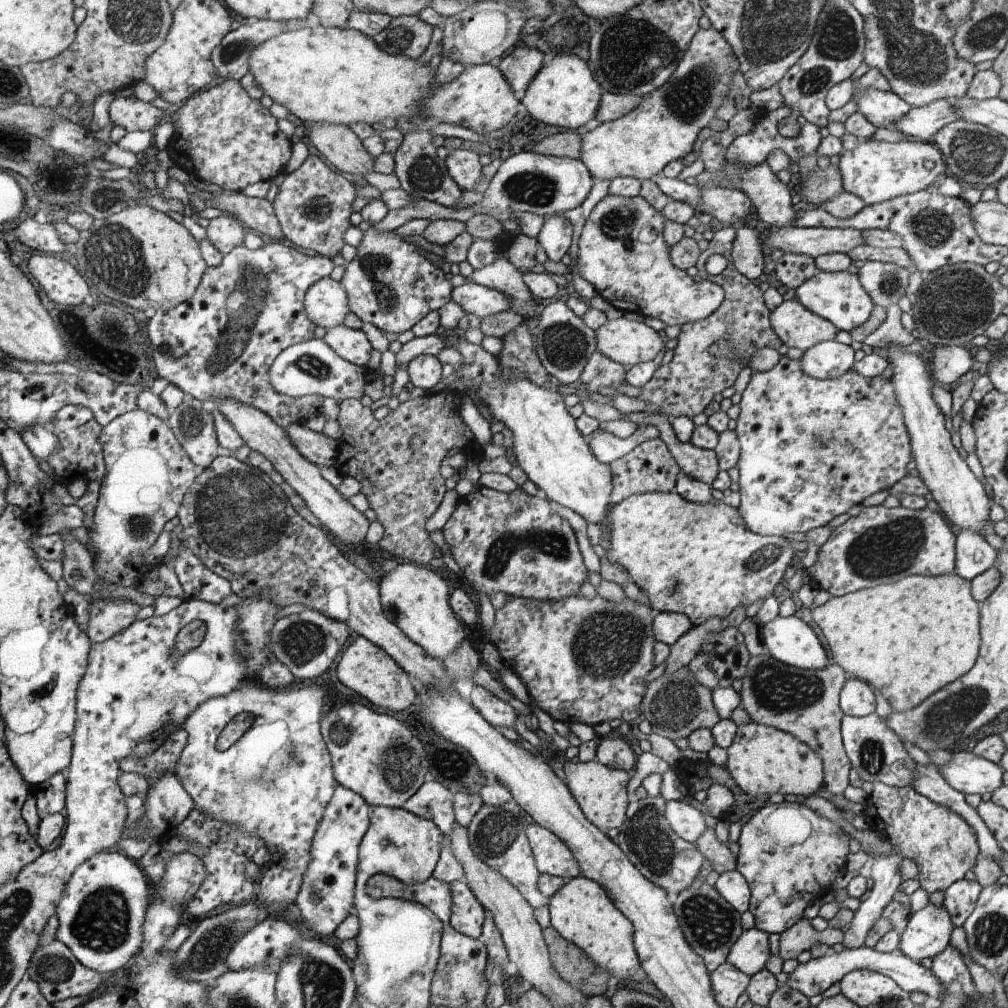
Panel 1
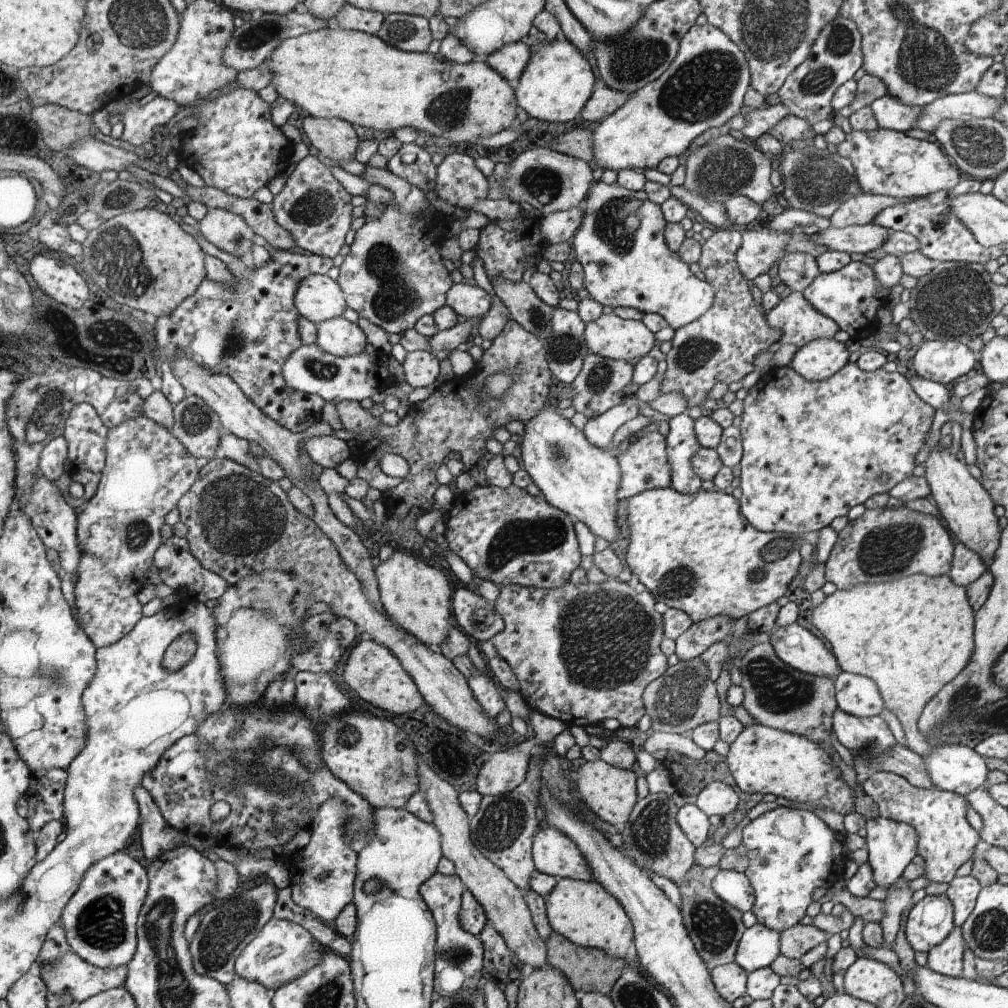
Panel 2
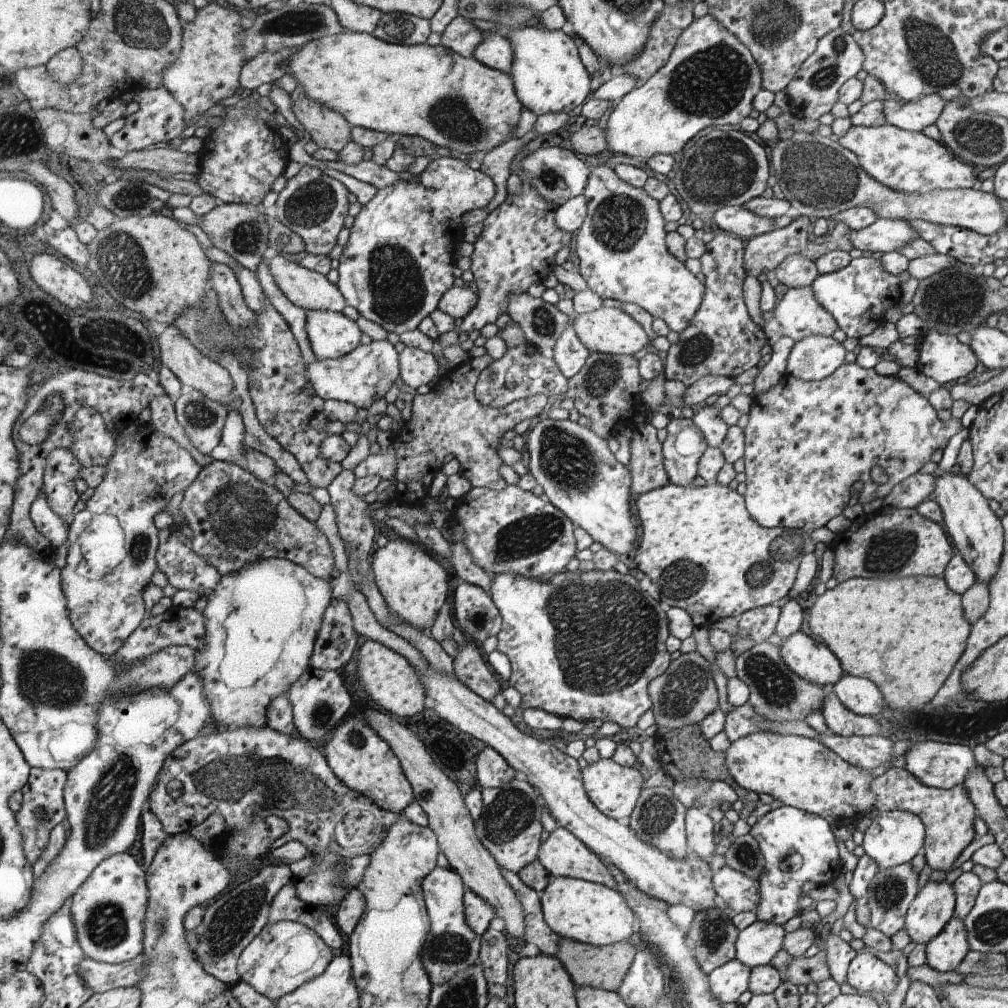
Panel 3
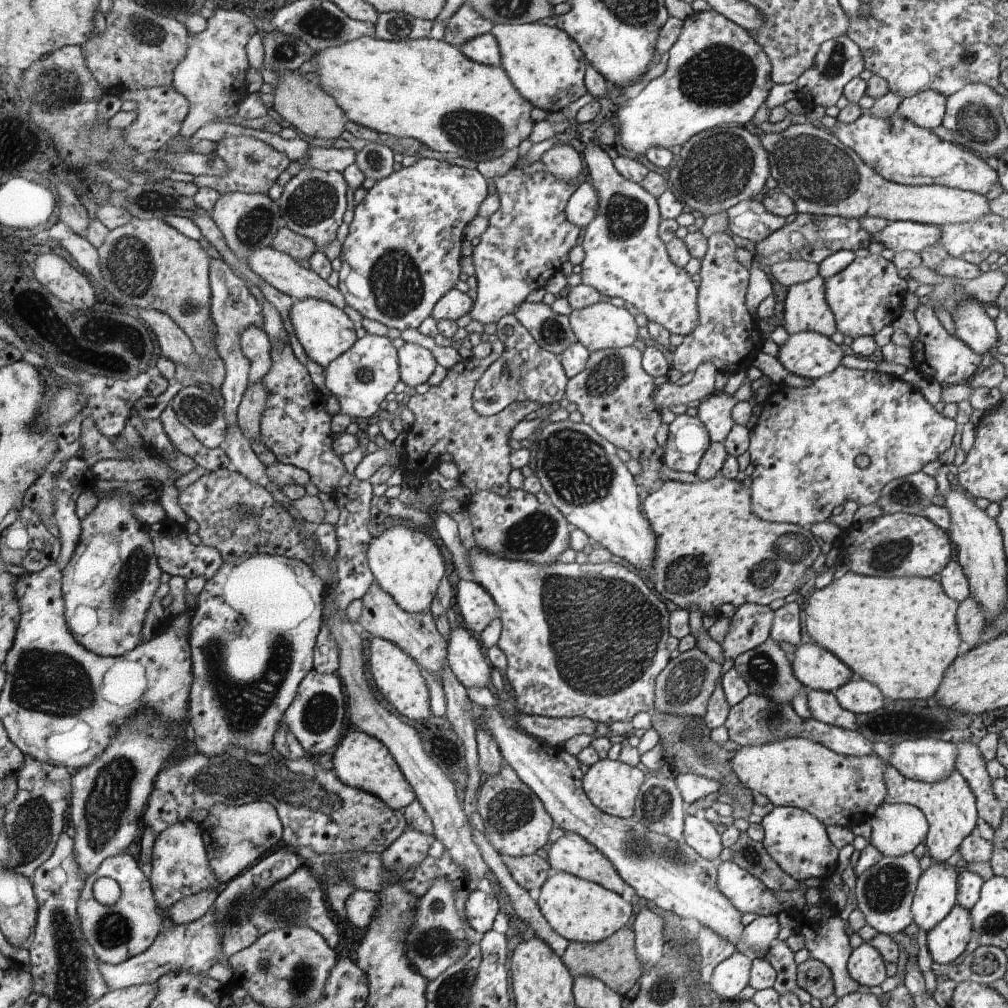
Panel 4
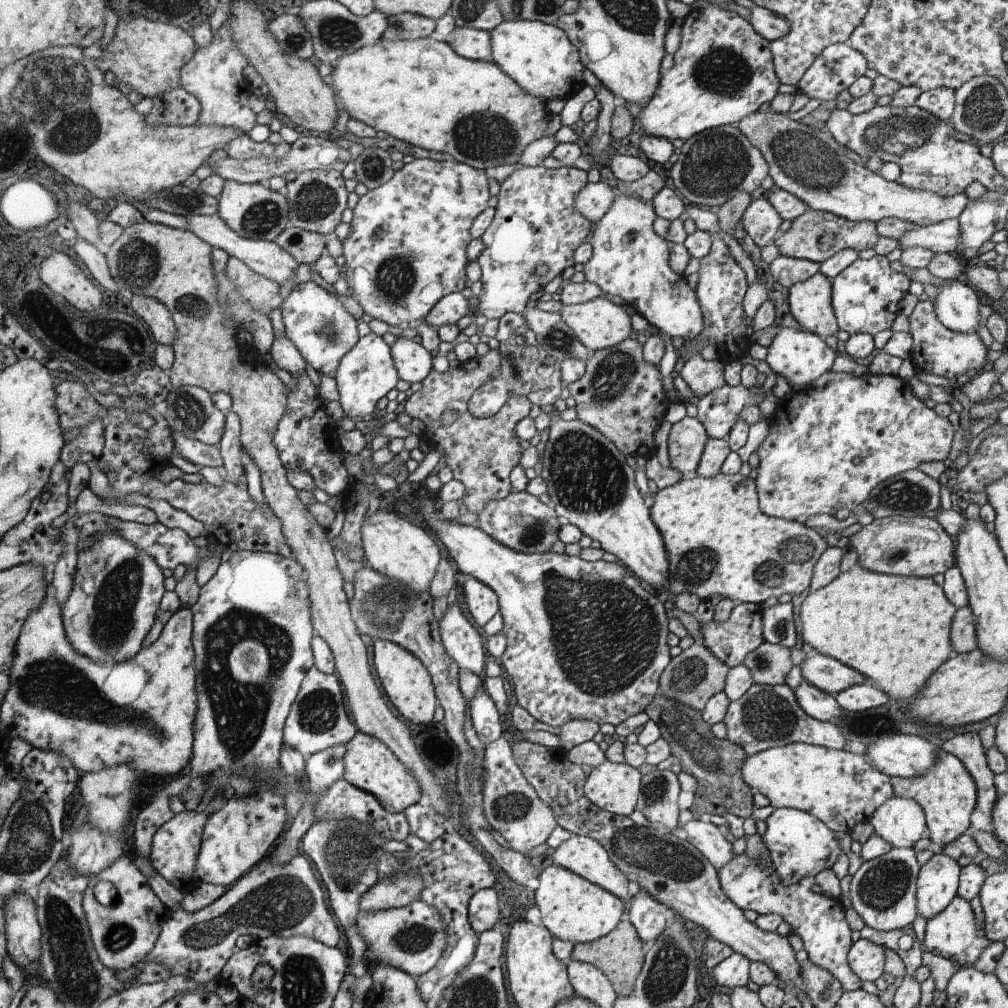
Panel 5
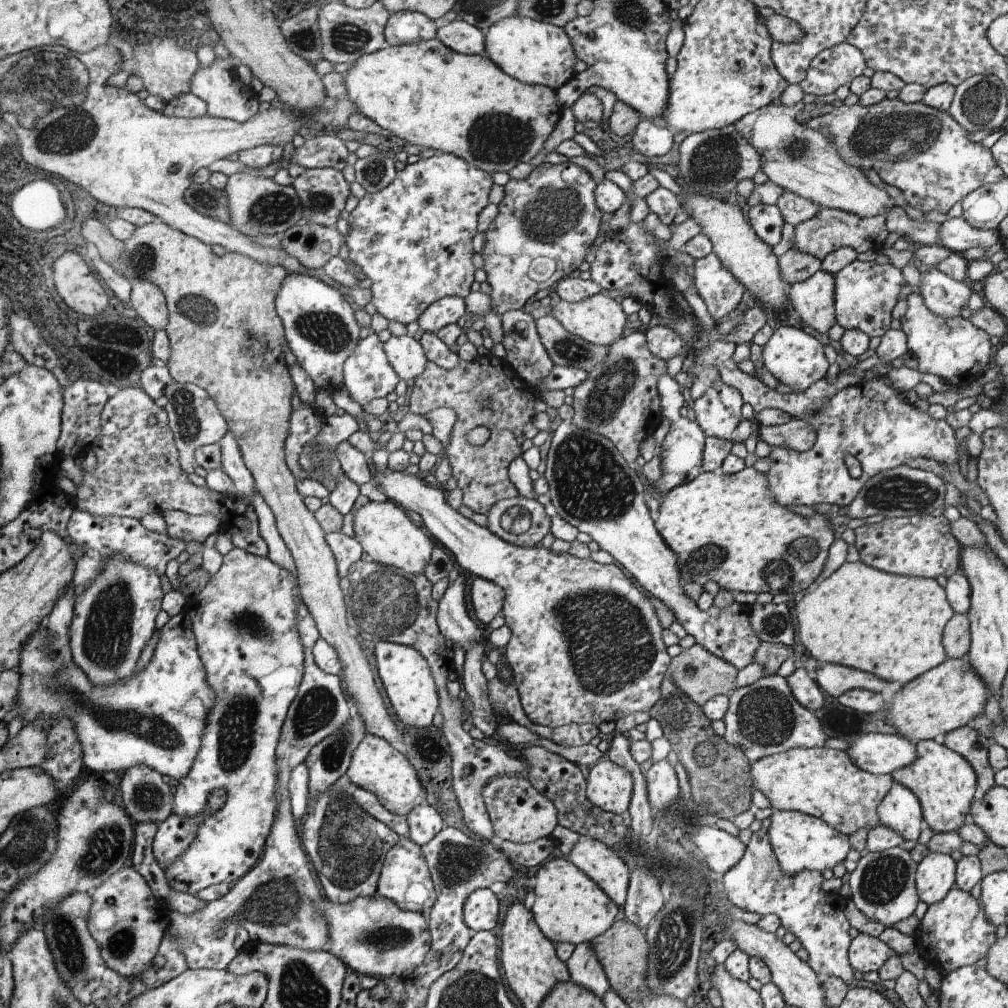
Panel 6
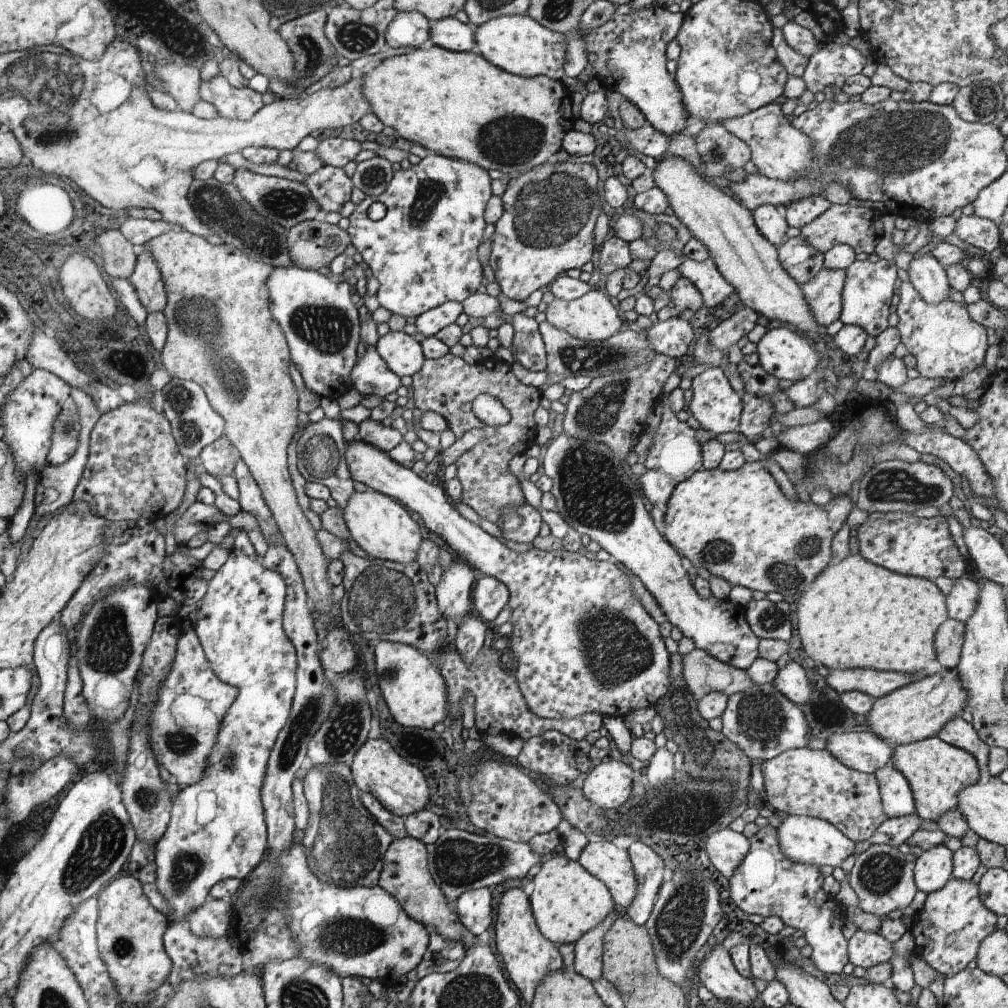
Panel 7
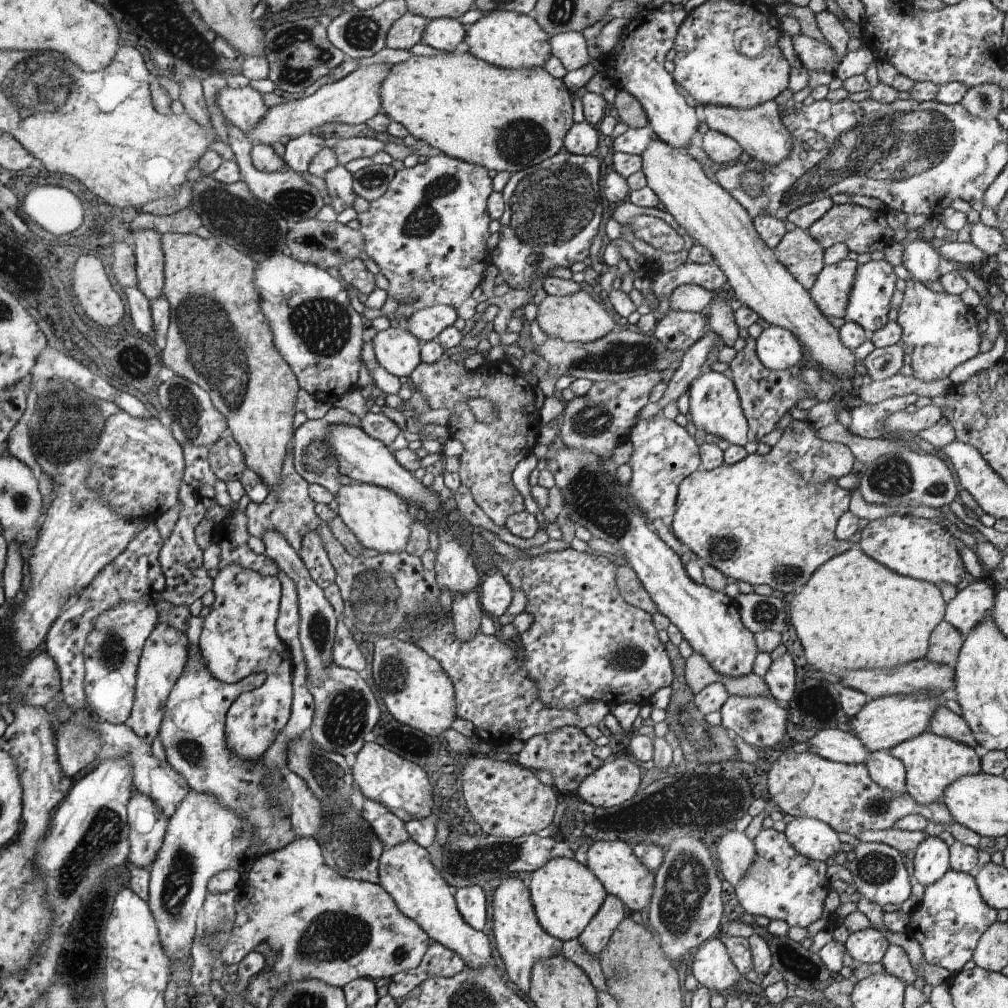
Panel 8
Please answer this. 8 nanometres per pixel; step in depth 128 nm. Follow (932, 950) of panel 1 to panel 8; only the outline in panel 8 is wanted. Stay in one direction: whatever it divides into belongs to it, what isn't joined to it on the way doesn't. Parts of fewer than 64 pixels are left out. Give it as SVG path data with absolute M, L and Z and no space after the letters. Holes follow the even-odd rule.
M927 835L910 854L913 881L924 887L938 883L951 869L949 847L938 836Z

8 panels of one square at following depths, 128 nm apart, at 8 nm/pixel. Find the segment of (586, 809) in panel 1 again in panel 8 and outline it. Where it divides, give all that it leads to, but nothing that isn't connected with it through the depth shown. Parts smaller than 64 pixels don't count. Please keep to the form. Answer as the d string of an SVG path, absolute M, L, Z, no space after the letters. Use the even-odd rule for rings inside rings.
M624 758L603 764L591 772L577 788L579 798L592 806L616 806L630 800L640 788L640 772Z

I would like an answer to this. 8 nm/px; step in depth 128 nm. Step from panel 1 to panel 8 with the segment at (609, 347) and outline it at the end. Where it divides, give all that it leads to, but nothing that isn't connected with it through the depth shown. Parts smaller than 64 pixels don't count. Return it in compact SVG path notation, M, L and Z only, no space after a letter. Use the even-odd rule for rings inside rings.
M582 290L564 297L548 295L538 307L536 319L542 331L550 337L560 338L565 342L594 343L598 338L602 339L609 335L612 330L615 330L616 322L608 314L608 310L600 302L596 302L590 294L586 294Z

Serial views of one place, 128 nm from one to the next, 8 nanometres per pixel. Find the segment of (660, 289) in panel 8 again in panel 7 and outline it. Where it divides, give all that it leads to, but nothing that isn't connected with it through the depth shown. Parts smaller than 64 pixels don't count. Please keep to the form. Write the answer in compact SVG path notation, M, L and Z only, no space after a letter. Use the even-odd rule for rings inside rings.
M711 258L704 261L686 259L678 269L681 276L690 280L702 294L704 307L714 308L736 292Z

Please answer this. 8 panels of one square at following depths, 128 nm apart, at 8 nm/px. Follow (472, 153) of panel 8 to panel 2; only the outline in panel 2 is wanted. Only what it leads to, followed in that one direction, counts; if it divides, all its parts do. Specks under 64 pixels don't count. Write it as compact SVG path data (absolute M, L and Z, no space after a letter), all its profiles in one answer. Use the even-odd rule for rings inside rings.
M343 28L315 30L284 40L265 62L272 72L272 82L279 96L300 106L309 116L340 118L350 121L355 128L366 127L387 135L404 127L420 133L432 134L454 143L472 144L479 138L497 134L510 128L516 118L514 90L506 78L486 60L469 63L449 62L439 54L408 52L385 44L378 35Z

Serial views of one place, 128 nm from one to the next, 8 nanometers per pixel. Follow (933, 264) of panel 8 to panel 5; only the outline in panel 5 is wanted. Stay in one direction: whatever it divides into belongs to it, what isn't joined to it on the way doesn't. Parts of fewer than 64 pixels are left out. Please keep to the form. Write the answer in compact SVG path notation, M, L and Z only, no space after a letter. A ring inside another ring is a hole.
M956 279L950 286L938 286L940 294L934 301L938 320L950 331L971 334L978 333L982 324L981 301L975 290L963 280Z

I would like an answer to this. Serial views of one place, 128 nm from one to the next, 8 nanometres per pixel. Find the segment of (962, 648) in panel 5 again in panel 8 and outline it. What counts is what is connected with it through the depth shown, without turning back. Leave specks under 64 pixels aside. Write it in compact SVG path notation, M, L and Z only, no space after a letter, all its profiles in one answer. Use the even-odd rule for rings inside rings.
M946 620L934 628L929 639L929 650L925 657L932 663L955 667L964 636Z

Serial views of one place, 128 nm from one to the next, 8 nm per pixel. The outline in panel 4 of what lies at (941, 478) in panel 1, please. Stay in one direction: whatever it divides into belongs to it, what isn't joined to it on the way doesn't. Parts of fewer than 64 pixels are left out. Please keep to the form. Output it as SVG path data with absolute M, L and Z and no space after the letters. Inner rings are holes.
M950 490L944 496L944 508L949 513L950 529L948 534L954 548L956 560L962 566L964 575L969 581L970 595L985 609L987 622L997 617L1006 603L1007 565L1003 550L1003 537L997 521L990 518L982 508L975 504L974 496L966 492Z

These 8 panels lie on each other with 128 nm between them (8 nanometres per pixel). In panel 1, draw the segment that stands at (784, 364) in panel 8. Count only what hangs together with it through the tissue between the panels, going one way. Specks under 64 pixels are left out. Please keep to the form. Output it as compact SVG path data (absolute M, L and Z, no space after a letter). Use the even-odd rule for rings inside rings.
M835 339L820 342L802 354L800 368L804 374L817 379L838 378L853 368L854 352L850 345Z

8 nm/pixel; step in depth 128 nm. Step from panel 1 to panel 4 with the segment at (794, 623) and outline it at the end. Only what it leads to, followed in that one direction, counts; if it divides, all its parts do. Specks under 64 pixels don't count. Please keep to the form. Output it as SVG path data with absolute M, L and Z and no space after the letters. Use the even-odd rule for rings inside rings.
M810 642L800 644L790 662L795 678L806 688L835 693L854 678L850 668L833 653Z

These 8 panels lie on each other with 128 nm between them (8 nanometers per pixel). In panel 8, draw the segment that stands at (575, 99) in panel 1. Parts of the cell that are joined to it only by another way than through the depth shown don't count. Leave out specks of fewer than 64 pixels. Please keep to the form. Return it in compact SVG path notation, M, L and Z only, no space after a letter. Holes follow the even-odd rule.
M493 11L471 24L464 41L468 44L468 53L478 60L504 69L521 70L544 68L548 59L553 56L551 38L537 21L530 15L513 11Z

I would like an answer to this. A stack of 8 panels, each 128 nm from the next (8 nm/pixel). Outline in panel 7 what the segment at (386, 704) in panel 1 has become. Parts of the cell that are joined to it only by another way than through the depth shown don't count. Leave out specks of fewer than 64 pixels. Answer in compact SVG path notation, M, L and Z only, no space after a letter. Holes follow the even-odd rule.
M380 641L375 649L376 672L378 675L378 686L382 691L382 697L390 709L394 721L401 726L417 727L420 729L434 729L436 724L444 722L446 713L446 688L440 672L430 664L426 654L420 653L416 648L403 643L391 641Z

